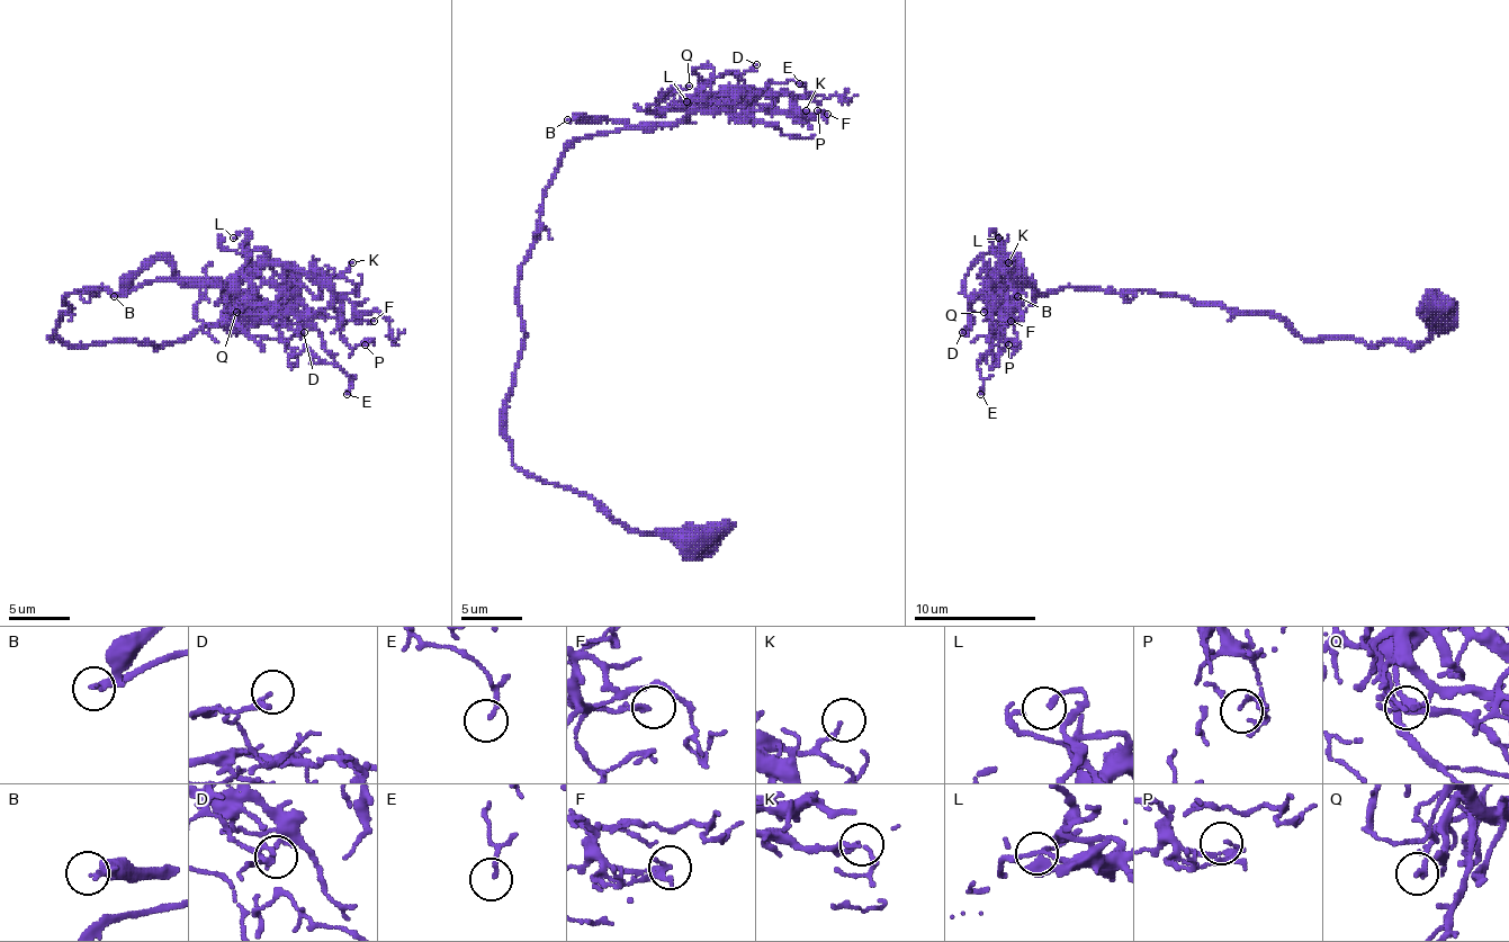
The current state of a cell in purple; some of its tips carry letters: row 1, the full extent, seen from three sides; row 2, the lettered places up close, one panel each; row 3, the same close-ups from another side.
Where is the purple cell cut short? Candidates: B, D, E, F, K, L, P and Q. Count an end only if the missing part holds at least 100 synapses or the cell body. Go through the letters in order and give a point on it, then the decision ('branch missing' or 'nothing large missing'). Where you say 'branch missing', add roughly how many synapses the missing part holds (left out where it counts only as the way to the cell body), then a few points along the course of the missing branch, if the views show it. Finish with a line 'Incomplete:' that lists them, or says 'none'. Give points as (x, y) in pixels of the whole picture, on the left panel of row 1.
B: place (114, 296); branch missing; 110 synapses; course (114, 296), (81, 296), (60, 275), (47, 275), (92, 302), (124, 351), (178, 373), (185, 409), (242, 482)
D: place (304, 332); nothing large missing
E: place (347, 394); nothing large missing
F: place (374, 321); nothing large missing
K: place (352, 262); nothing large missing
L: place (233, 238); nothing large missing
P: place (365, 344); nothing large missing
Q: place (236, 312); nothing large missing
Incomplete: B

